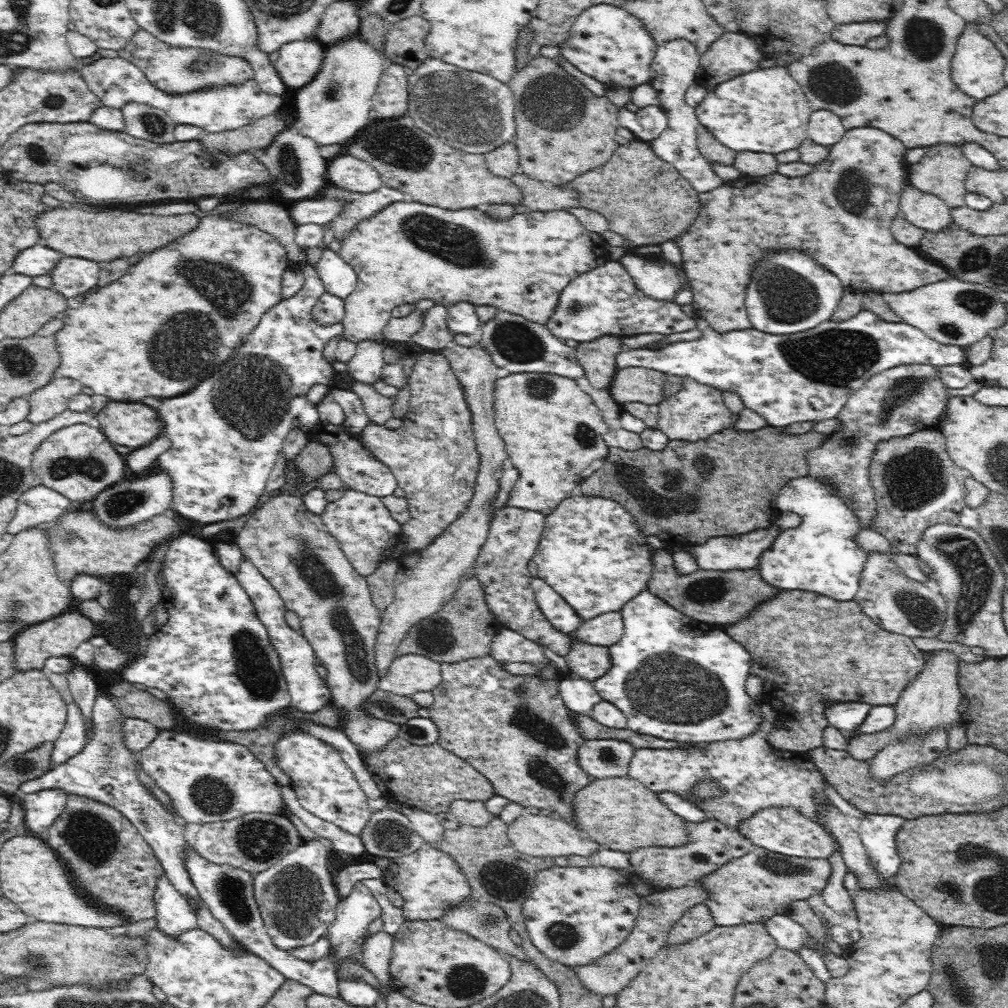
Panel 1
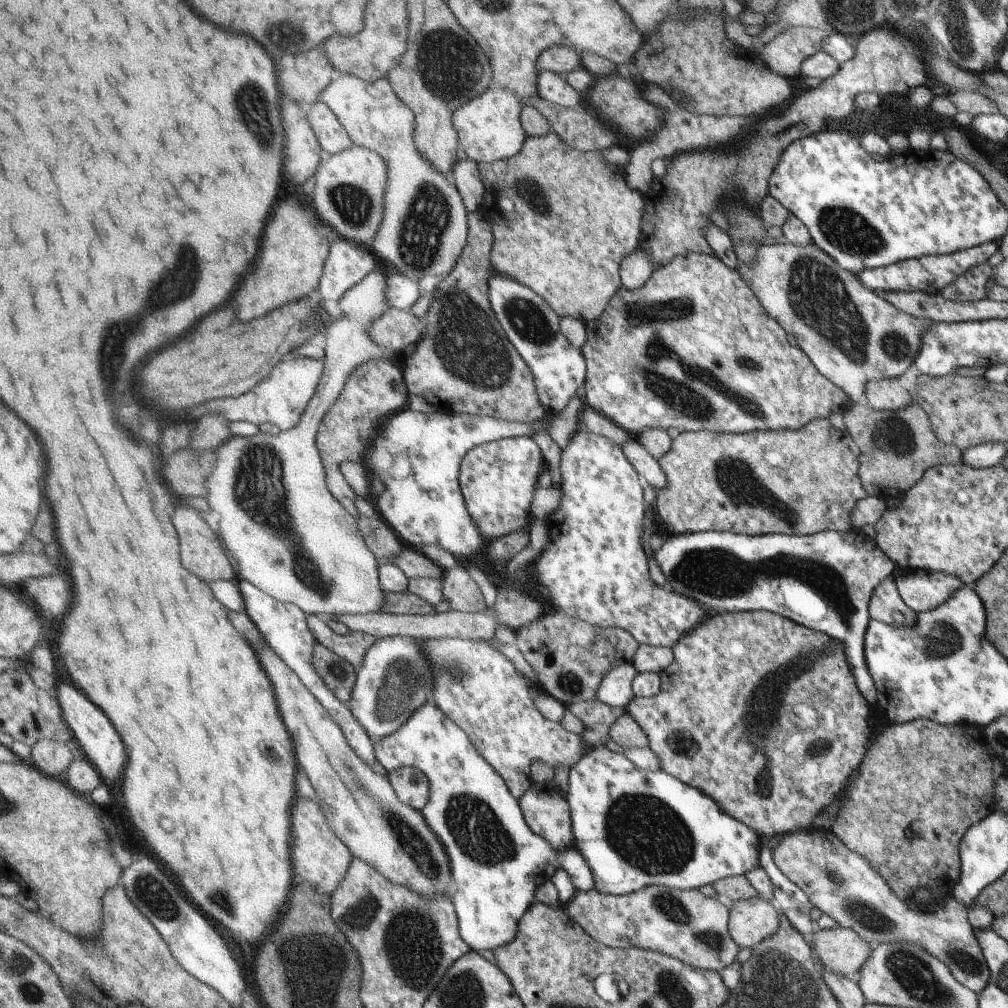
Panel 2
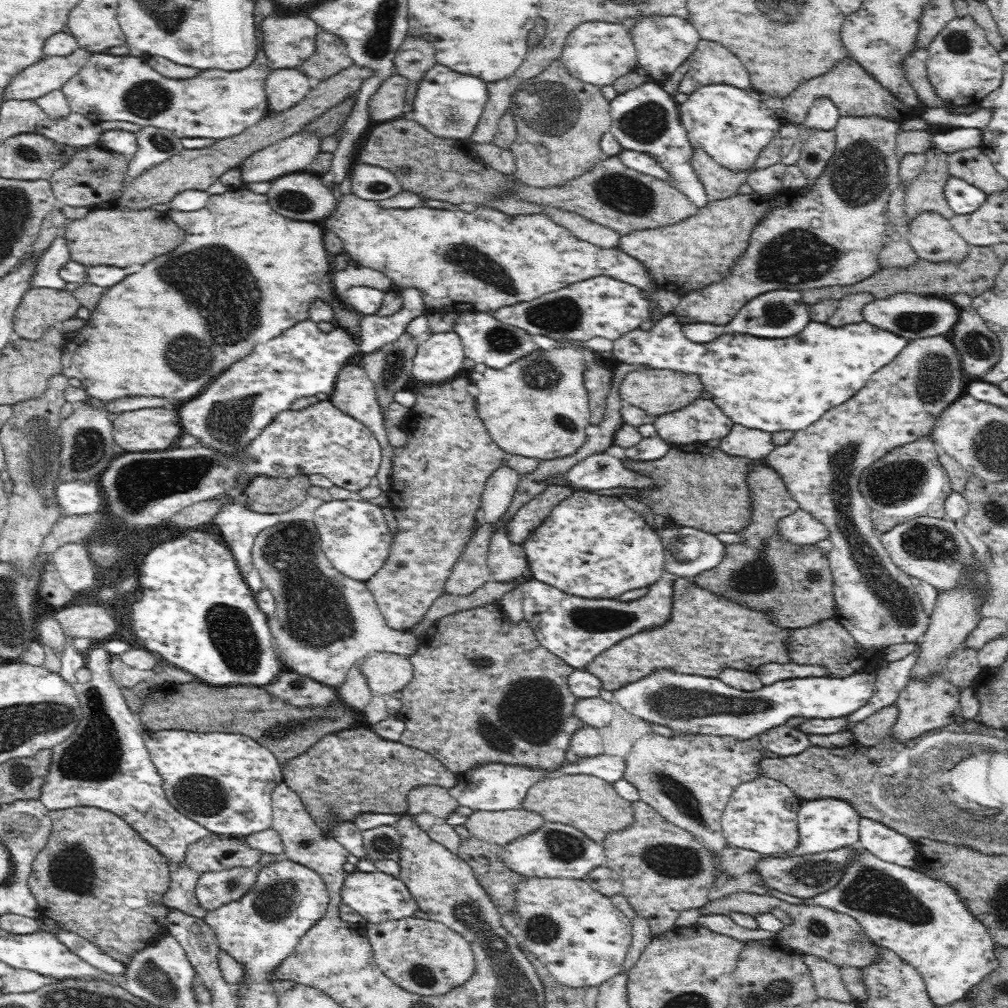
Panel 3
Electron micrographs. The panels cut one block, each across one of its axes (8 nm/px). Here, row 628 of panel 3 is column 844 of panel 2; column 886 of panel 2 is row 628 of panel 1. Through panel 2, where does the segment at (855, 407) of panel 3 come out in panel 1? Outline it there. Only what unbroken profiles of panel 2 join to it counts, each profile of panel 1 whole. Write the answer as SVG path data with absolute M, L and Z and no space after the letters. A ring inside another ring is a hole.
M868 553L867 562L863 564L863 572L859 578L859 590L854 596L854 601L863 611L863 614L871 619L875 625L880 625L886 632L901 634L910 638L917 636L934 638L941 633L947 618L947 602L933 585L925 585L906 577L898 566L892 561L890 553Z

